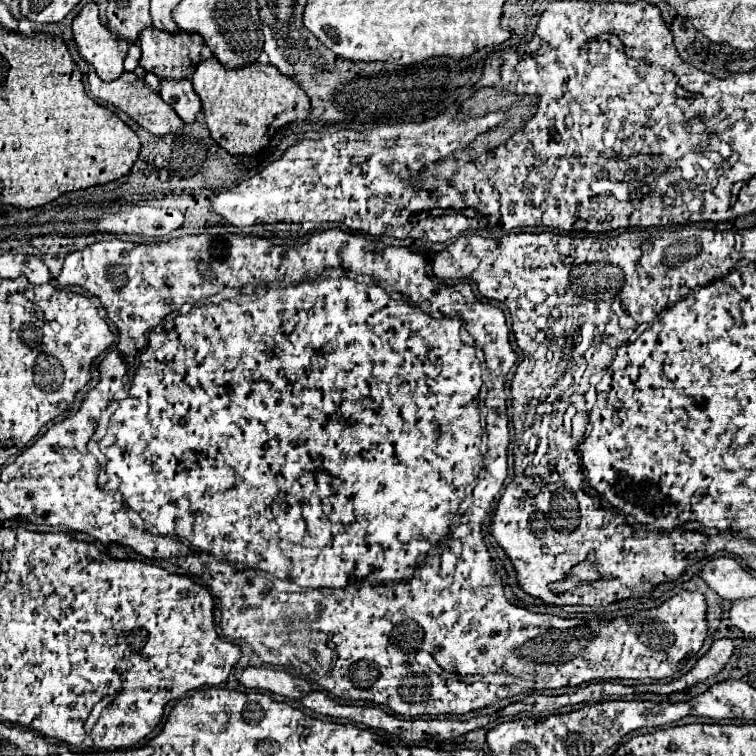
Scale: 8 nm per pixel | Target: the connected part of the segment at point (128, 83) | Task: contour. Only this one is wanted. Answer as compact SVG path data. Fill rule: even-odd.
M89 72L89 88L91 88L91 94L95 98L101 98L107 104L113 104L121 112L129 114L137 124L147 128L151 134L157 134L157 136L163 136L163 134L177 134L179 136L179 134L183 134L183 120L173 112L173 108L169 104L165 104L161 100L159 94L155 94L149 88L149 84L139 80L133 72L123 72L121 78L111 80L111 82L105 82L95 72Z

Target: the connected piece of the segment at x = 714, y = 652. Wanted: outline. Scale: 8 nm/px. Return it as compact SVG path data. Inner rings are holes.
M719 638L711 644L711 648L697 660L697 664L685 674L685 686L691 688L701 680L707 680L709 676L717 674L727 660L731 658L733 652L733 642L729 638Z

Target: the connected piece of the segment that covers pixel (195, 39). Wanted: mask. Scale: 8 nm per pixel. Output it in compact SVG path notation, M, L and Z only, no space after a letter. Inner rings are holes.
M145 28L139 36L141 66L159 78L191 78L199 52L203 48L201 36L195 32L161 32Z

